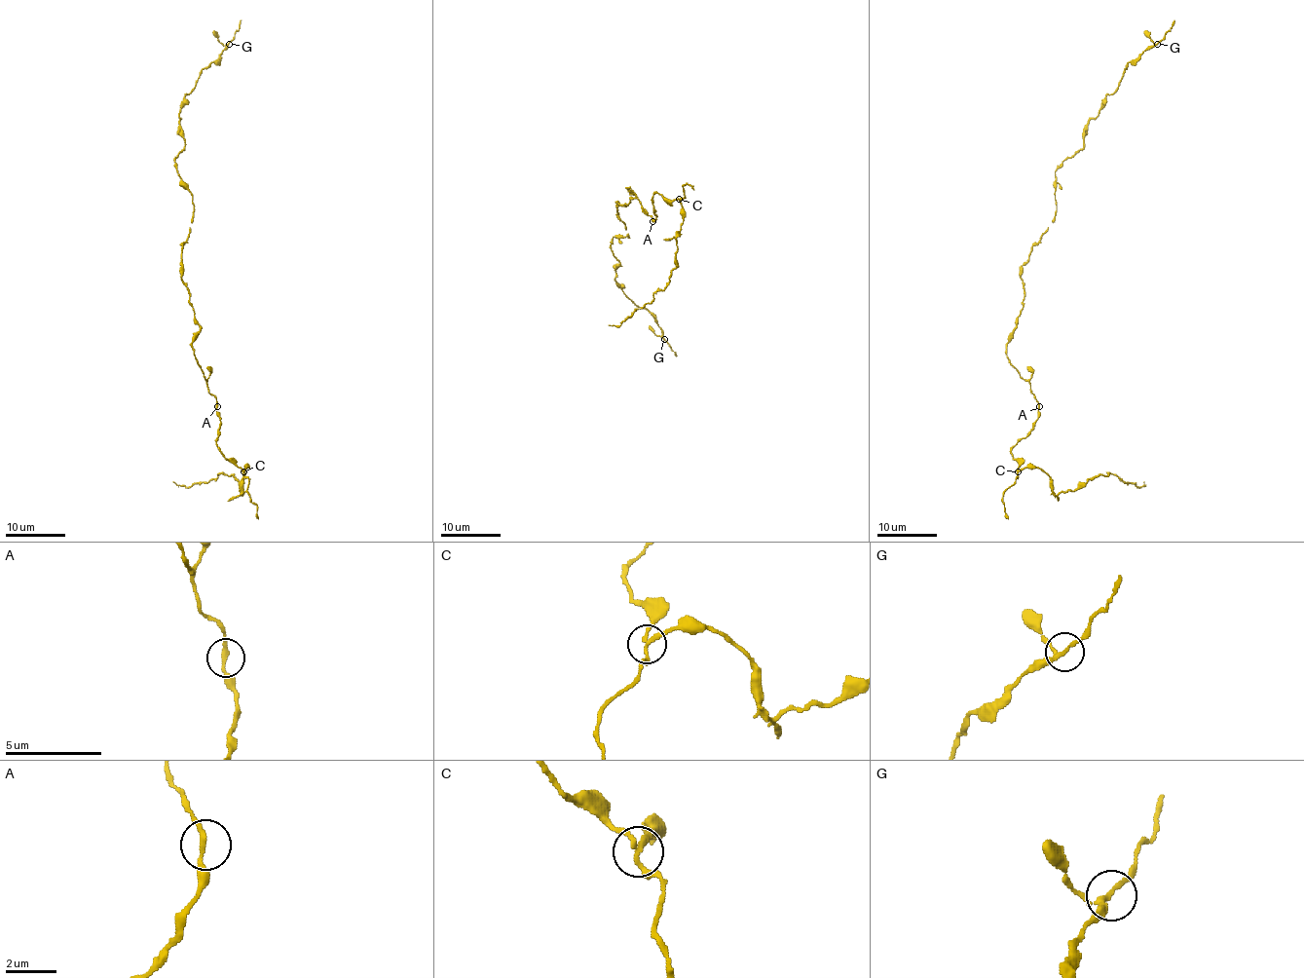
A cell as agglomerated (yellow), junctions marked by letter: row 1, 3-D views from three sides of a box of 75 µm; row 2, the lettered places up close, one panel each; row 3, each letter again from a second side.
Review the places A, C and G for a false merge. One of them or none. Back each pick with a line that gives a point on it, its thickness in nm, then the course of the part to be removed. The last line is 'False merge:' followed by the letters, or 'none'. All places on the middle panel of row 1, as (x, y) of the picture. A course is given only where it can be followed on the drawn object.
C: at (679, 199); 180 nm thick; foreign part runs (680, 199), (683, 221), (676, 238), (676, 263), (667, 285), (621, 323), (608, 325)
False merge: C

